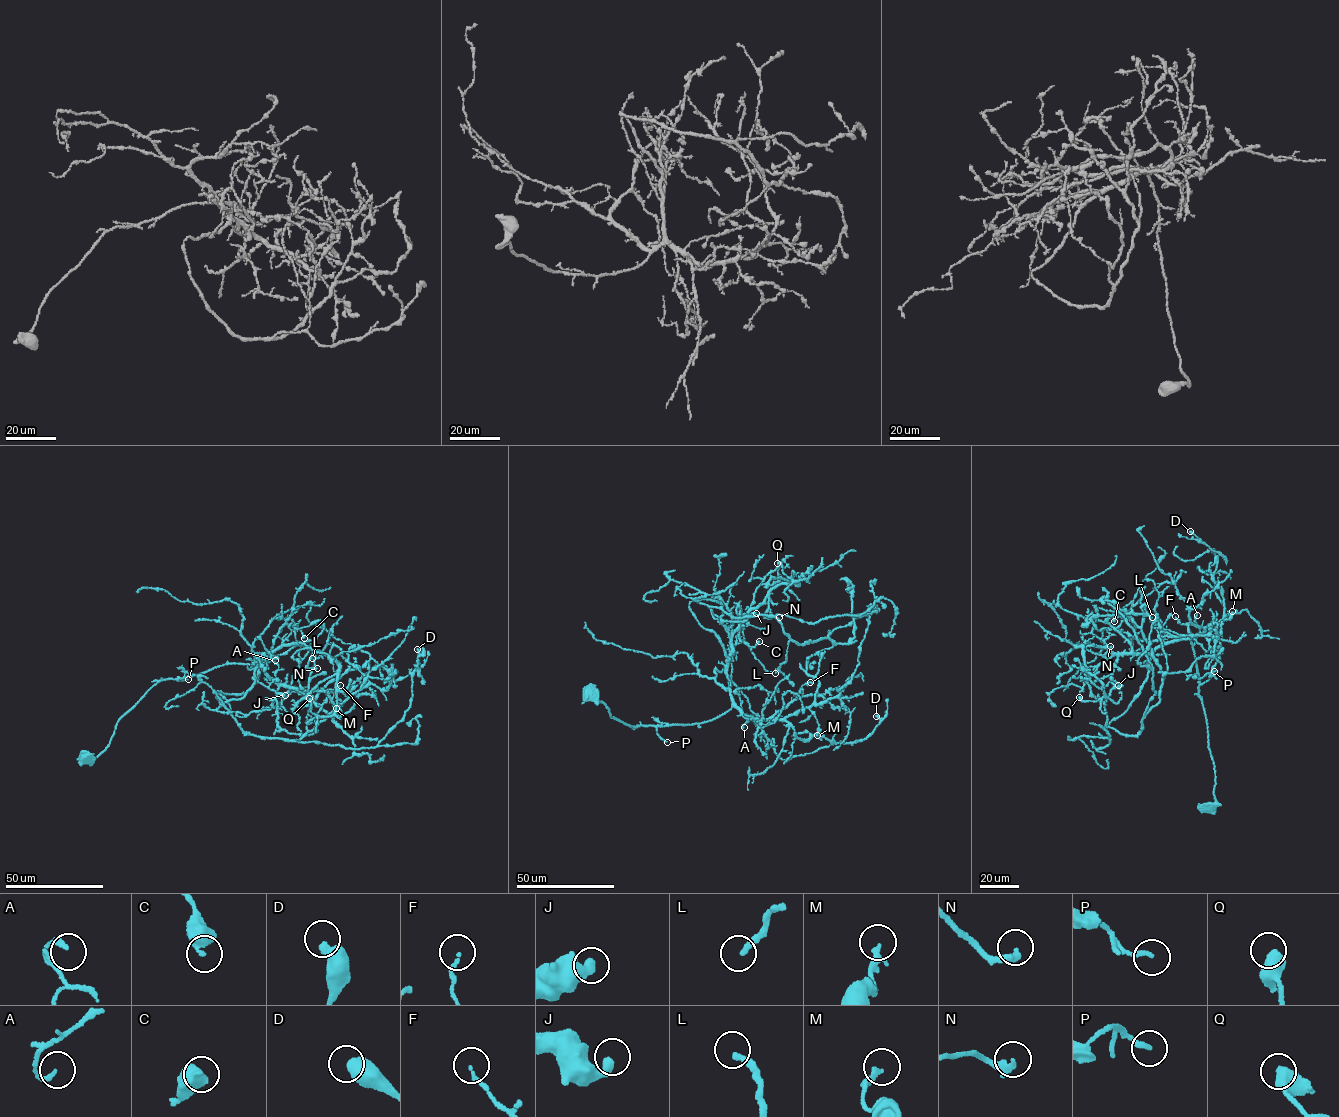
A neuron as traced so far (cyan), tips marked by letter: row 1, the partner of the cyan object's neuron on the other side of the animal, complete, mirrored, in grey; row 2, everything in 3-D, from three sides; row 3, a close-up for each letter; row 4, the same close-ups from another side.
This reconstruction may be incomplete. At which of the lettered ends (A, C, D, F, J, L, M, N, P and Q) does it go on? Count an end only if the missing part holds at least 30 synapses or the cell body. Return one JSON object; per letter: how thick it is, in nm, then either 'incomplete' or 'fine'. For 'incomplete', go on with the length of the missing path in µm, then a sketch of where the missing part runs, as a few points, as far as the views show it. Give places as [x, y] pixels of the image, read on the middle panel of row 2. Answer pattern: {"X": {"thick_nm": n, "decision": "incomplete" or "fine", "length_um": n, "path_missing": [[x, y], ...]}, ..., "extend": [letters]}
{"A": {"thick_nm": 190, "decision": "fine"}, "C": {"thick_nm": 480, "decision": "fine"}, "D": {"thick_nm": 480, "decision": "fine"}, "F": {"thick_nm": 140, "decision": "fine"}, "J": {"thick_nm": 400, "decision": "fine"}, "L": {"thick_nm": 240, "decision": "fine"}, "M": {"thick_nm": 240, "decision": "fine"}, "N": {"thick_nm": 280, "decision": "fine"}, "P": {"thick_nm": 190, "decision": "fine"}, "Q": {"thick_nm": 440, "decision": "fine"}, "extend": []}

